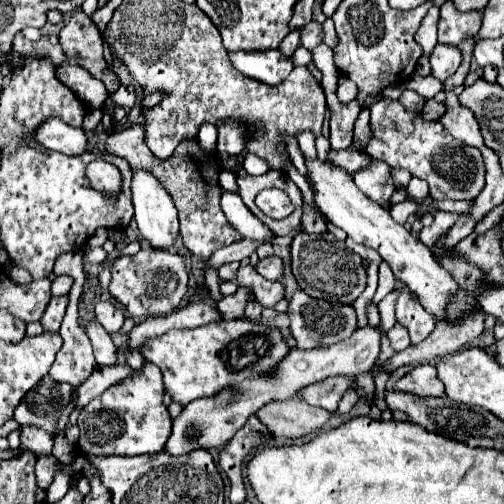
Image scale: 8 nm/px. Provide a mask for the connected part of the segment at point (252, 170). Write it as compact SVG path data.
M243 150L243 168L247 170L247 174L253 174L253 176L261 176L263 172L269 170L265 160L261 160L259 156L253 156L247 150Z

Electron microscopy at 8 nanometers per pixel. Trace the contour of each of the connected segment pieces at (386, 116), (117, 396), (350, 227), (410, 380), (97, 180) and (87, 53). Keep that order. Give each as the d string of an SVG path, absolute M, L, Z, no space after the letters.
M381 98L371 106L373 138L363 148L369 156L387 162L393 168L405 168L413 176L429 184L429 194L435 200L473 200L485 186L485 164L477 148L455 140L441 122L427 122L421 116L411 116L401 102Z
M145 360L141 370L133 370L131 376L107 388L81 410L77 420L81 430L77 448L85 456L141 456L161 452L167 436L171 434L171 420L163 404L163 392L165 388L161 370Z
M317 158L305 160L305 164L307 164L309 180L315 188L313 200L319 206L319 210L325 214L325 218L329 218L335 226L343 228L347 236L351 236L355 242L375 248L381 254L381 258L389 262L395 278L399 278L411 292L419 296L419 302L427 312L431 312L437 320L441 320L445 316L445 304L451 300L451 296L457 294L459 286L453 280L453 276L441 264L437 264L433 252L425 244L415 240L409 234L409 230L405 230L405 226L393 222L389 210L371 202L353 184L351 176L347 176L345 170L333 168L325 162L319 162Z
M421 364L407 372L397 384L397 392L405 394L415 394L421 398L435 398L435 396L445 396L445 384L437 378L437 368L431 364Z
M93 160L87 166L87 180L89 184L103 194L117 194L121 190L121 172L111 162L105 160Z
M77 10L63 26L61 26L61 46L63 50L69 54L69 62L73 62L75 56L81 56L81 68L85 68L87 72L91 72L95 78L99 78L101 82L105 82L109 94L113 94L119 88L119 78L107 70L105 62L103 62L103 40L101 34L97 30L97 26L87 20L87 16Z

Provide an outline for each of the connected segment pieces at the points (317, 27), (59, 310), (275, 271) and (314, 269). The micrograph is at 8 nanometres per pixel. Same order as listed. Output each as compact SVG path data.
M309 22L301 30L301 44L303 46L311 46L311 48L323 44L323 26L319 22Z
M57 296L57 298L51 298L43 318L41 318L41 326L45 332L59 332L61 328L61 320L65 316L65 308L67 308L67 302L69 302L69 296Z
M279 256L263 258L255 268L267 280L281 280L283 278L283 258L279 258Z
M301 230L293 238L291 256L293 256L291 270L301 290L305 290L309 296L349 304L349 302L355 302L355 298L365 290L365 268L361 266L361 256L351 252L345 246L345 242L337 240L331 232L311 236Z

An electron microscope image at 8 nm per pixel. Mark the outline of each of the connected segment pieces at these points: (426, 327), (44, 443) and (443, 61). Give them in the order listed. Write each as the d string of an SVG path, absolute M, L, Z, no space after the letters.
M403 290L397 302L397 322L409 328L411 342L421 342L435 328L433 316L427 314L419 304L413 302L407 290Z
M23 428L21 446L29 448L35 456L49 456L53 452L53 438L41 428Z
M437 44L429 60L431 60L431 74L437 80L445 82L459 68L459 64L461 64L461 52L459 52L459 48Z

